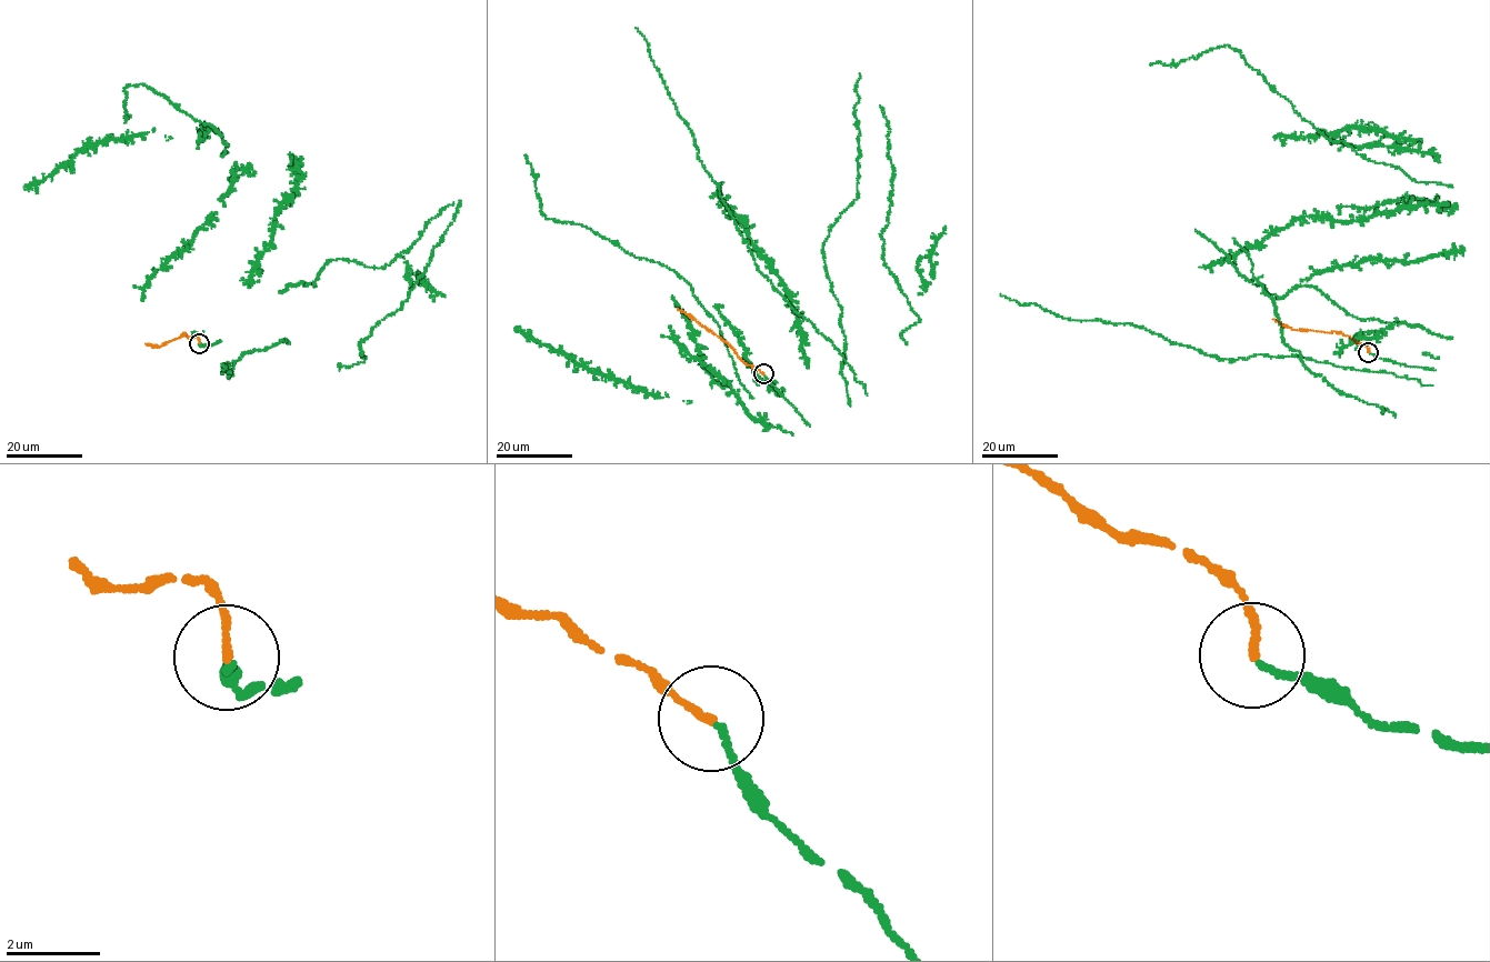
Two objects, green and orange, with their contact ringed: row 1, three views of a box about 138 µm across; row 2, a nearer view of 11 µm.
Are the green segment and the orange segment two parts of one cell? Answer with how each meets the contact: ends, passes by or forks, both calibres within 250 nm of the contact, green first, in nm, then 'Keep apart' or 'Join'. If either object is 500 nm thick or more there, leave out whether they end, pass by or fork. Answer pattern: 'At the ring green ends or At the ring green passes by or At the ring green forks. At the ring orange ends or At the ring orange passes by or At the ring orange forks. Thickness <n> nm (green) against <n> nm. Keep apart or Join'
At the ring green ends. At the ring orange ends. Thickness 130 nm (green) against 170 nm. Join

